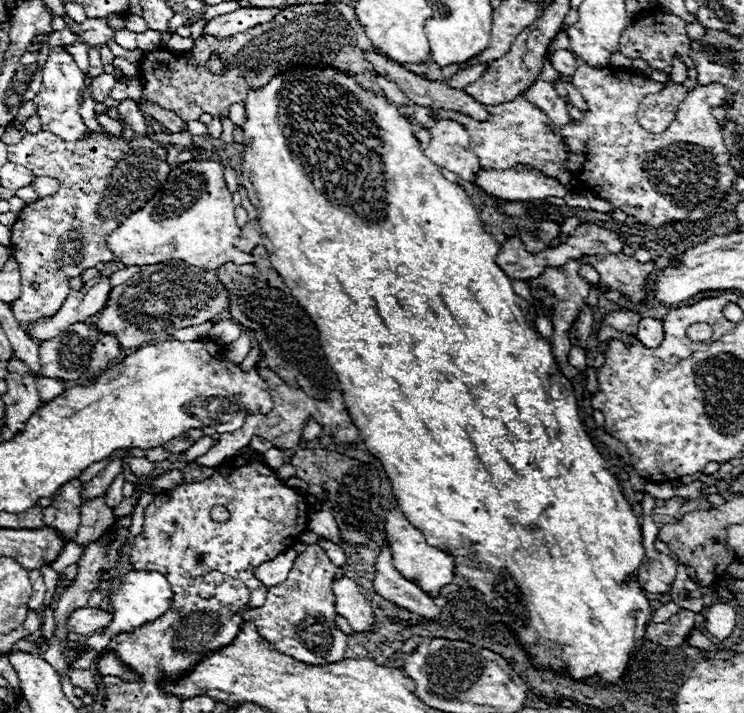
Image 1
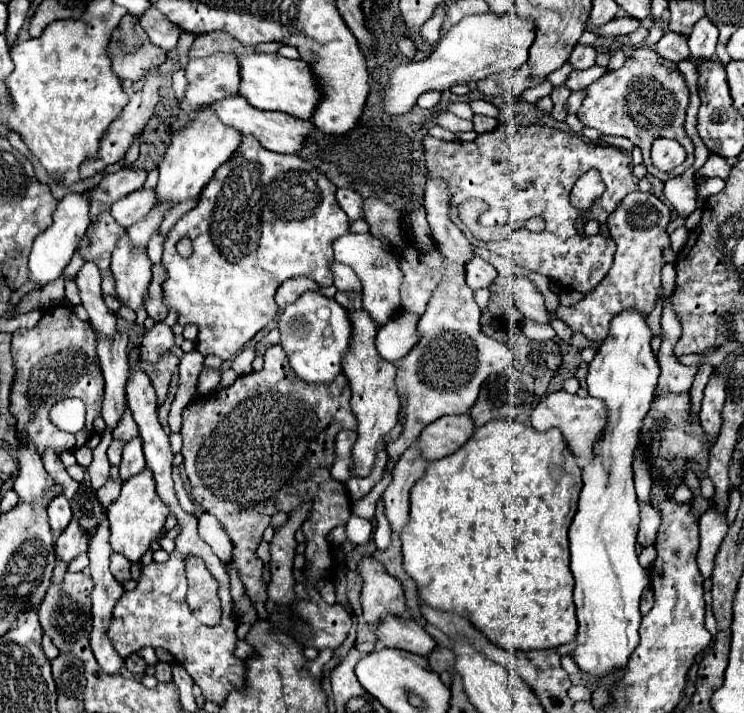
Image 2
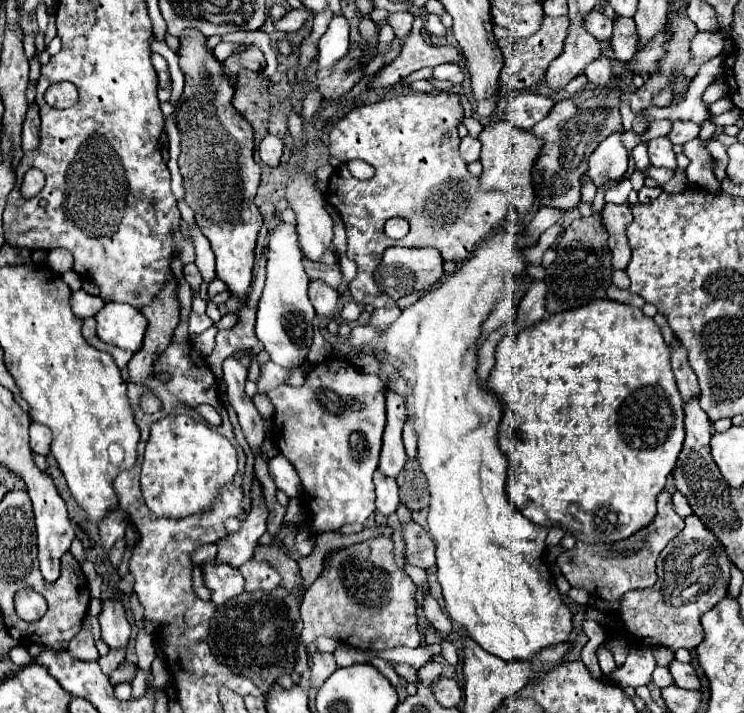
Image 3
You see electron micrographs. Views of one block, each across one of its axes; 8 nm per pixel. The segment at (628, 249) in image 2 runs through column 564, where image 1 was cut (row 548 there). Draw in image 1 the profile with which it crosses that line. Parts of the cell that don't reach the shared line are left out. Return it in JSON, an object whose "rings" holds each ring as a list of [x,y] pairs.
{"rings":[[[310,544],[296,556],[288,578],[268,590],[264,606],[246,610],[242,616],[246,622],[256,624],[258,634],[274,644],[278,652],[292,656],[294,660],[318,666],[344,660],[348,638],[334,624],[336,608],[332,592],[332,582],[340,576],[344,576],[344,570],[330,562],[326,550],[318,544]]]}

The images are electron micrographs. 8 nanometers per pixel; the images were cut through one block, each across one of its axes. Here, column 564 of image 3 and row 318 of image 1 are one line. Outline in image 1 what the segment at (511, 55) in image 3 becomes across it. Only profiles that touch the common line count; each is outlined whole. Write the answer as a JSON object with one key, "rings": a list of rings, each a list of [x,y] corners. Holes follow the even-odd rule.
{"rings":[[[126,98],[120,102],[120,120],[126,124],[122,138],[116,138],[116,136],[108,138],[108,136],[100,136],[92,132],[90,138],[82,138],[78,142],[64,142],[56,134],[42,130],[36,136],[24,136],[20,144],[8,146],[10,162],[32,170],[34,176],[56,178],[60,184],[60,190],[56,192],[56,196],[26,204],[22,212],[18,214],[16,224],[12,226],[10,246],[14,250],[14,258],[18,260],[20,272],[22,272],[22,296],[20,300],[16,300],[16,304],[12,304],[12,312],[22,328],[24,324],[38,320],[40,316],[52,316],[52,312],[58,312],[58,308],[68,296],[70,278],[82,274],[88,268],[94,268],[100,262],[114,260],[108,246],[104,246],[104,238],[108,236],[108,232],[116,230],[120,222],[126,220],[132,212],[142,208],[160,190],[160,186],[164,184],[164,180],[168,180],[172,172],[170,164],[166,162],[168,150],[144,136],[146,122],[144,122],[142,110],[132,98]],[[32,280],[40,280],[38,290],[30,288]]]}

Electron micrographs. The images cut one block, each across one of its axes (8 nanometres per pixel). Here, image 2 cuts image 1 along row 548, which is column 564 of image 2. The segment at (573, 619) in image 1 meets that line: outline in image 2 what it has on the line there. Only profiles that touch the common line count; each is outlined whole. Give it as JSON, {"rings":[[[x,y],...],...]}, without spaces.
{"rings":[[[494,420],[486,426],[478,428],[474,436],[454,454],[434,460],[428,466],[428,472],[424,478],[416,482],[410,494],[410,520],[406,528],[402,530],[402,556],[404,556],[404,570],[412,576],[416,582],[422,602],[430,608],[444,610],[444,612],[456,612],[470,620],[484,636],[506,650],[544,650],[544,648],[558,648],[566,642],[572,642],[576,638],[576,608],[572,608],[572,572],[568,568],[568,528],[574,520],[576,508],[578,508],[578,496],[582,488],[582,470],[576,466],[576,458],[566,446],[566,440],[562,438],[560,430],[550,428],[546,432],[534,432],[528,424],[518,422],[504,422]]]}

